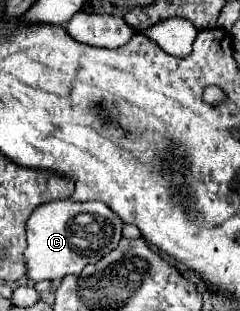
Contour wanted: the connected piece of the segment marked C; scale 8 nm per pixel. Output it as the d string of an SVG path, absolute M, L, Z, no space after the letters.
M66 198L66 200L54 200L48 204L42 204L32 212L26 224L26 232L28 232L28 248L24 250L26 276L34 282L62 280L68 274L78 276L84 270L84 266L98 262L102 256L106 256L118 246L122 238L122 228L124 228L124 222L112 210L108 210L104 202L72 202L72 198Z

